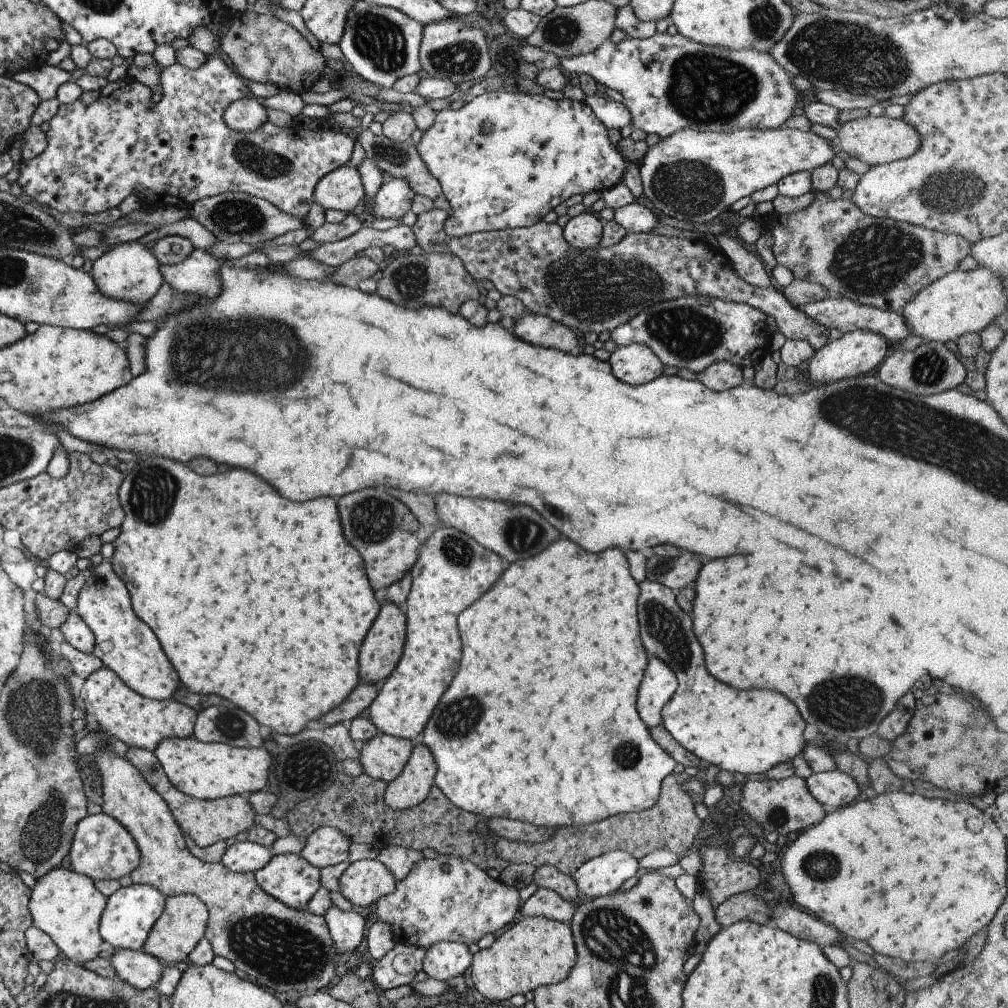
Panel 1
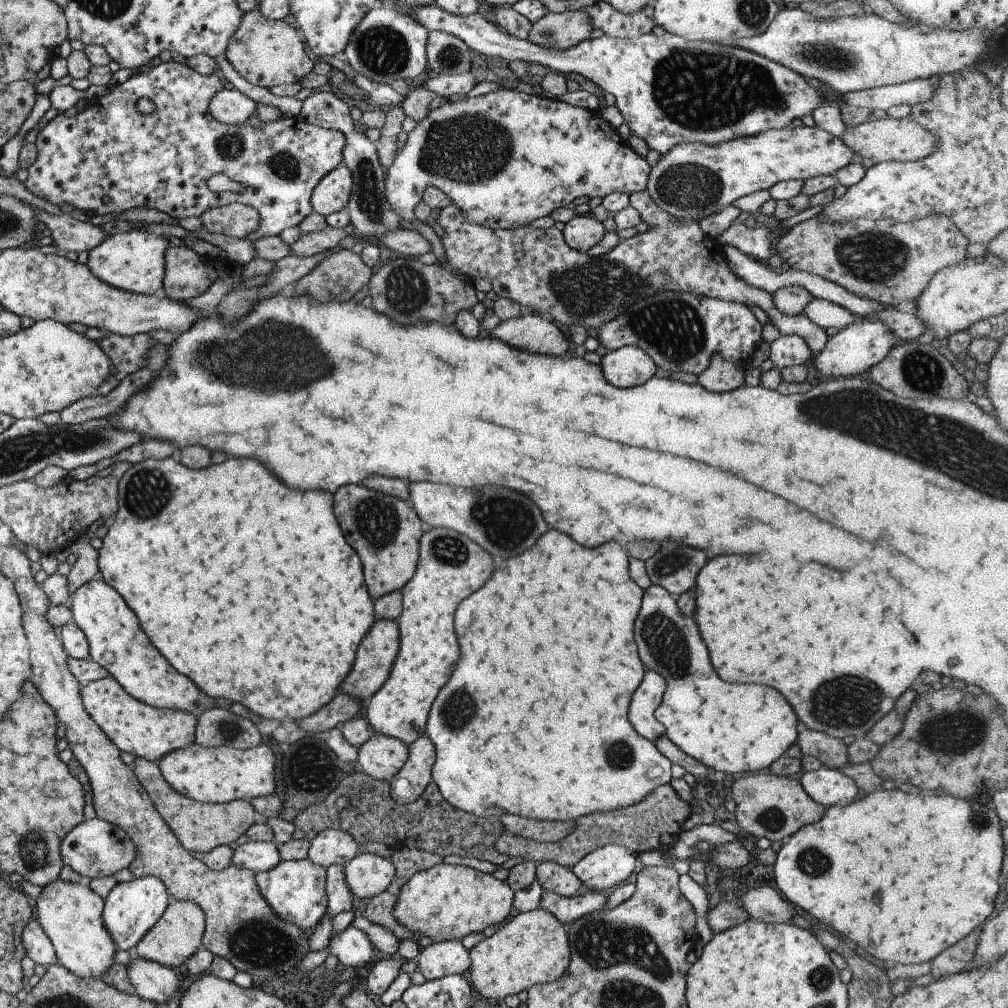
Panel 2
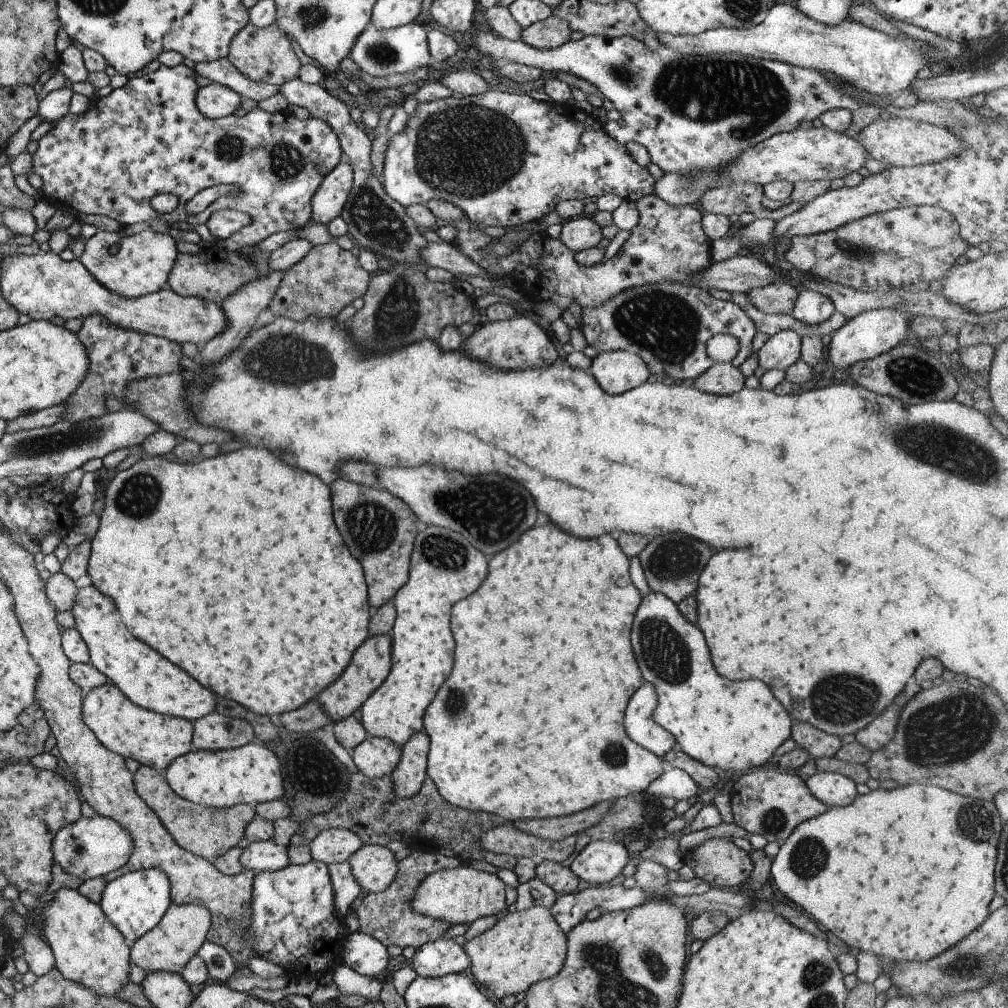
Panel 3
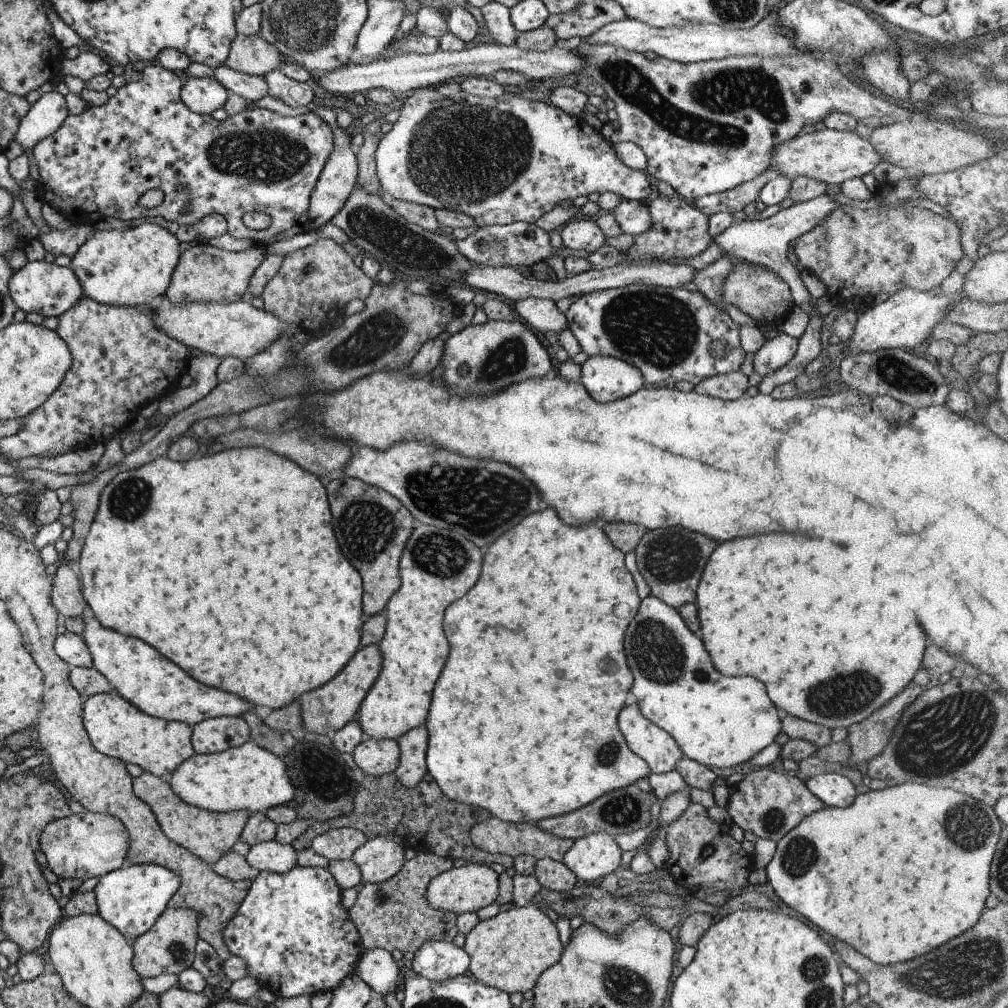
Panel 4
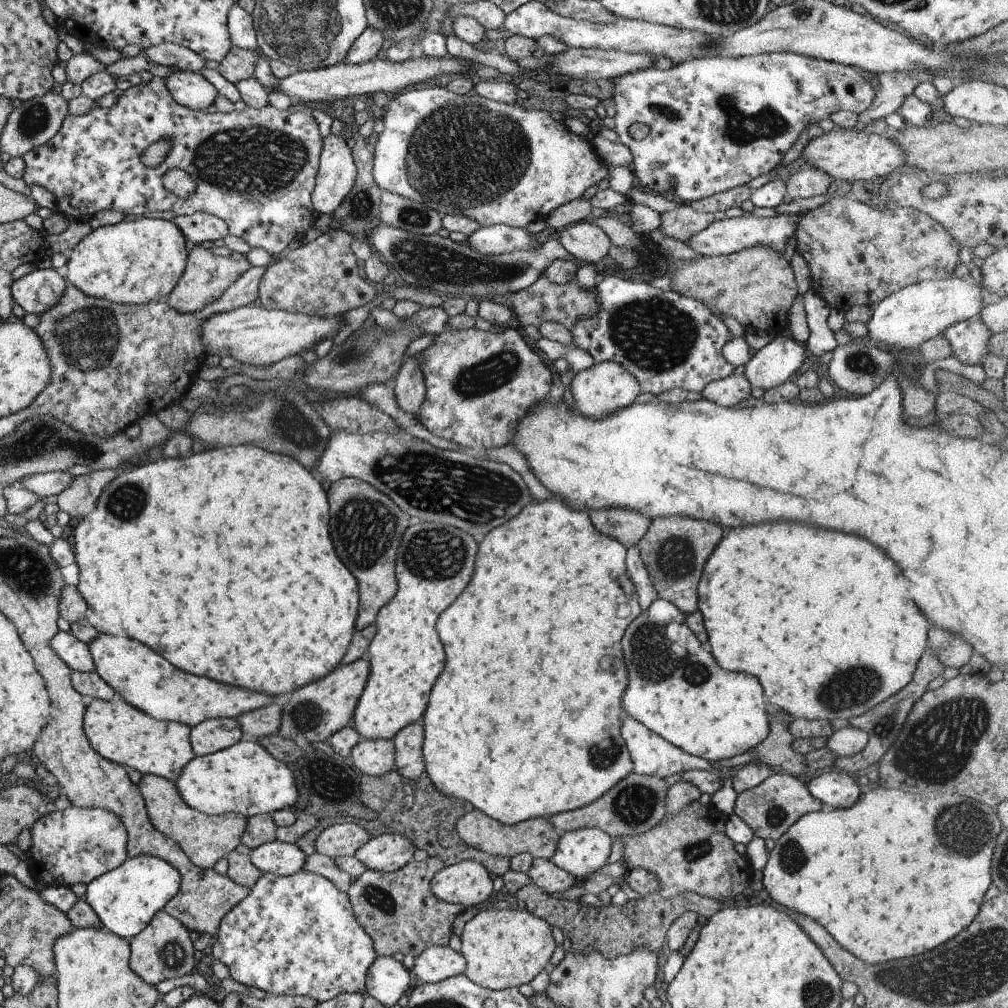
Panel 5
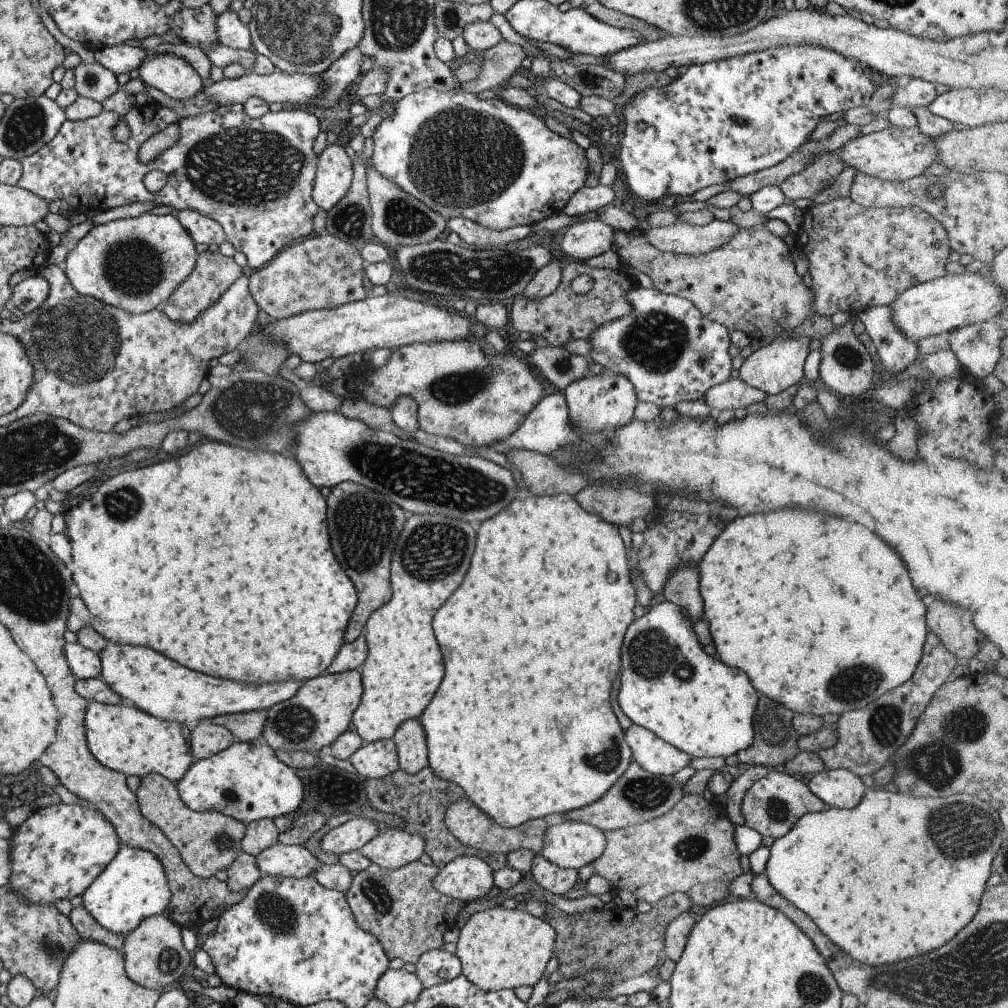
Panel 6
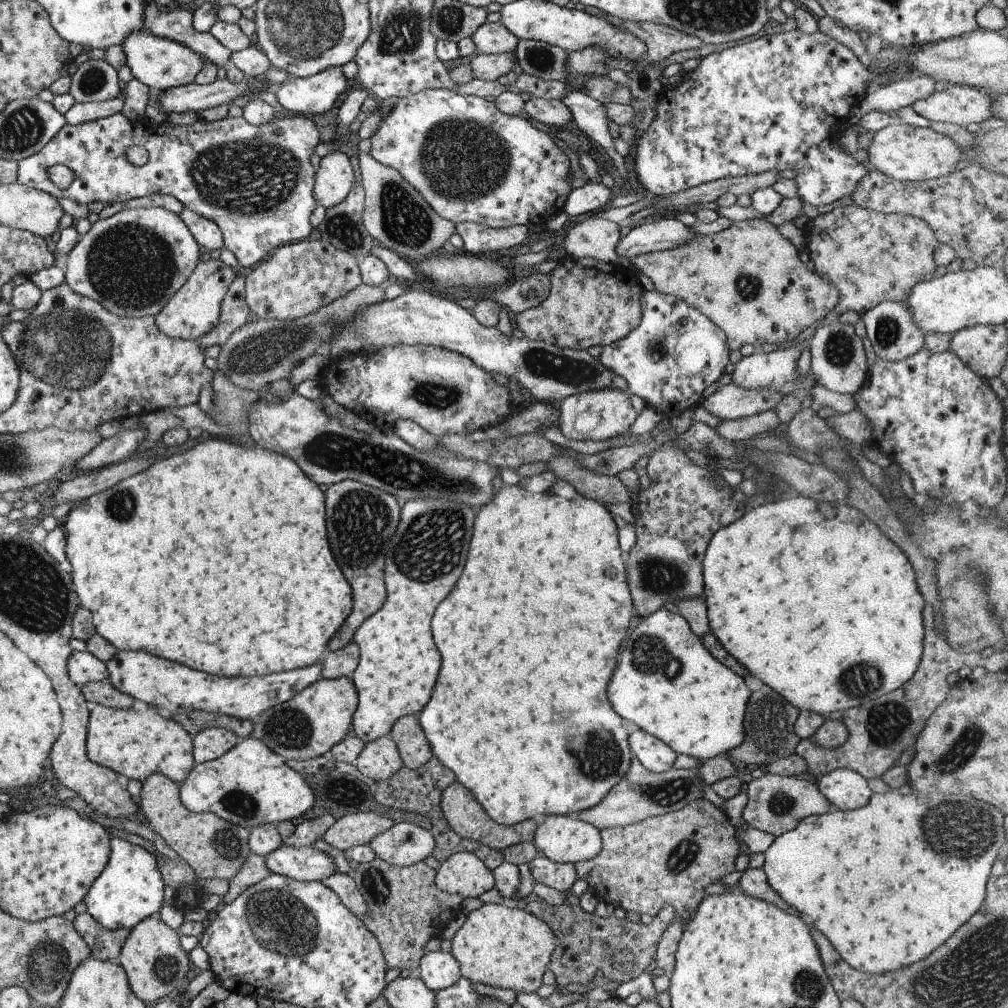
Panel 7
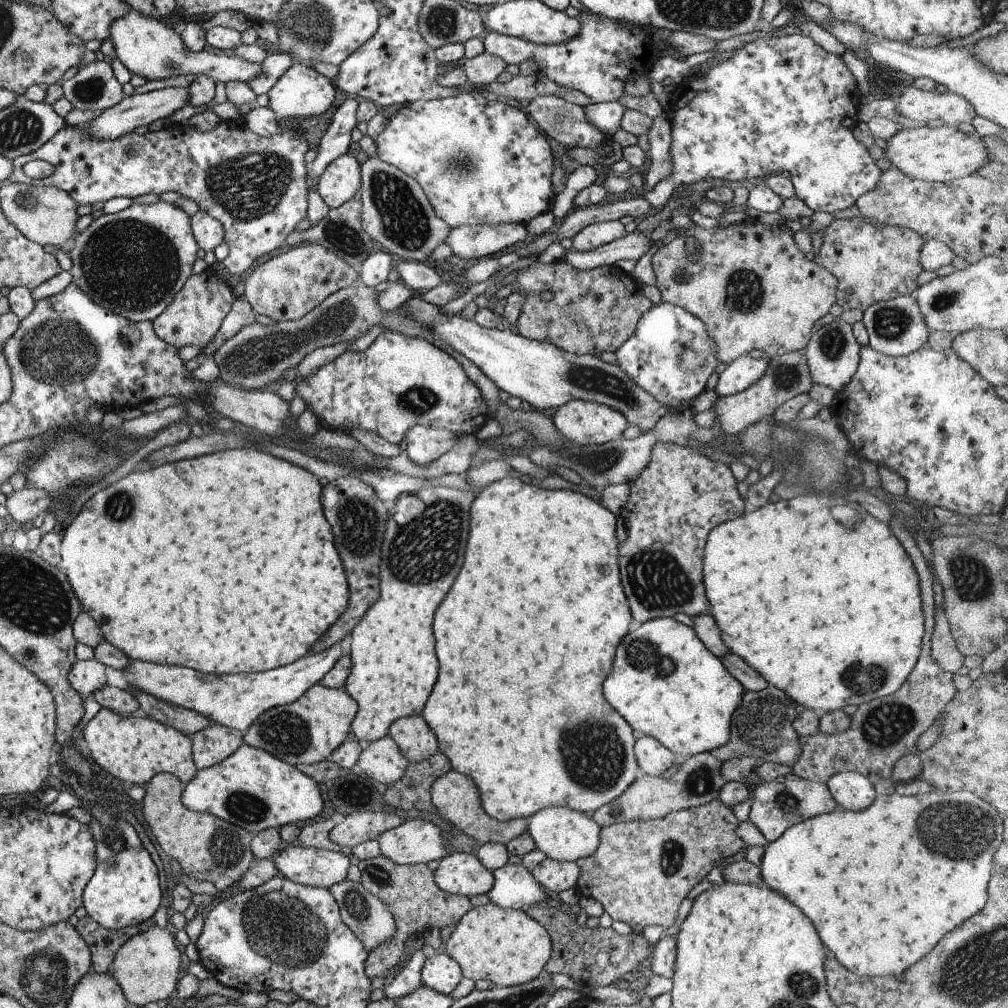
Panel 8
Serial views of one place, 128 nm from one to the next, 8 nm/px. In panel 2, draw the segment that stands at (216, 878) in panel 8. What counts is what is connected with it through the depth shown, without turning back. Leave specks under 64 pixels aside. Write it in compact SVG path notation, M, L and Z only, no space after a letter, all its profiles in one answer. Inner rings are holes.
M135 757L130 766L140 785L153 801L156 811L172 830L181 846L189 852L206 853L219 845L231 844L237 840L249 826L259 820L257 813L246 800L237 799L226 803L202 803L174 791L163 778L158 764L149 759Z

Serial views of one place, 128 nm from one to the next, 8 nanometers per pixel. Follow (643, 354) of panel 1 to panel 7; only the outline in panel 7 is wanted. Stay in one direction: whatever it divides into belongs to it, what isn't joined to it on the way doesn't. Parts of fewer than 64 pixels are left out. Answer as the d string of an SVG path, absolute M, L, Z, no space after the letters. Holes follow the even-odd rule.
M607 387L566 396L558 408L558 428L569 440L607 440L626 432L635 420L635 410L627 394L620 389Z

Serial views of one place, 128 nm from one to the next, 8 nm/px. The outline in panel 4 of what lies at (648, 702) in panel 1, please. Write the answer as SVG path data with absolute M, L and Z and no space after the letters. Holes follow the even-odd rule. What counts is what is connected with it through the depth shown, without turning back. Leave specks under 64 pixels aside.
M636 702L625 706L621 712L619 712L619 718L617 718L617 726L623 734L623 738L631 750L637 757L641 757L648 766L651 773L666 773L674 769L675 763L683 757L680 748L677 743L671 738L670 734L667 734L663 729L660 729L656 724L648 721L638 709Z

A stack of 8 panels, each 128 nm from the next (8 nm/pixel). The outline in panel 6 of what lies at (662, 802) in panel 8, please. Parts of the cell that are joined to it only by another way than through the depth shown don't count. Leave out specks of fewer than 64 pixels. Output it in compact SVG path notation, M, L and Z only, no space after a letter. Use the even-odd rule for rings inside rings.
M631 760L625 769L625 772L623 772L623 774L621 774L621 776L607 789L607 792L603 793L601 798L598 798L595 802L582 806L581 808L563 813L562 818L565 821L577 821L590 824L603 833L613 829L619 830L635 823L647 822L663 816L683 796L680 786L681 784L678 783L678 776L652 775L651 773L644 771L637 763Z

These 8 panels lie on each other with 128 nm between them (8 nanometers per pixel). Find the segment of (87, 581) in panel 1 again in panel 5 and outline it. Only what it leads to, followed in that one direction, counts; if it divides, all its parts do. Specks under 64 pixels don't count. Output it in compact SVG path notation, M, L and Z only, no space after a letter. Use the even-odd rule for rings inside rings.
M97 633L88 644L95 672L128 705L158 721L175 721L194 727L205 719L232 718L271 704L273 696L216 683L177 670L159 654L135 639Z

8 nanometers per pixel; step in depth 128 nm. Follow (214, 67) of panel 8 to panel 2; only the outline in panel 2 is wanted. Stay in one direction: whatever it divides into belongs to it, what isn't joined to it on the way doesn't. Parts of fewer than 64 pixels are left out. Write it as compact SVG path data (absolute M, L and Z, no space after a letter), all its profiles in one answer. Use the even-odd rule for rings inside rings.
M221 89L208 102L208 112L217 122L226 125L243 125L255 112L256 103L237 89Z

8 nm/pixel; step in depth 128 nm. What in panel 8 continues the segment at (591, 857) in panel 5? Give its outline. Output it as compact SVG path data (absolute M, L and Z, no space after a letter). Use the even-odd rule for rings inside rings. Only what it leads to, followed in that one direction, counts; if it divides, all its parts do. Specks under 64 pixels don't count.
M545 807L532 814L527 821L527 832L536 849L554 861L576 861L593 855L599 844L600 826L586 813L565 807Z

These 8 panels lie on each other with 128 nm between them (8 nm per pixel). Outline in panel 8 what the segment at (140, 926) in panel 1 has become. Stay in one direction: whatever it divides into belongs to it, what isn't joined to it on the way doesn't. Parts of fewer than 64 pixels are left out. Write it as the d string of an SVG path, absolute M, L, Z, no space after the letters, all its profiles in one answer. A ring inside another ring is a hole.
M69 784L59 792L53 804L49 804L43 810L63 813L73 806L83 807L78 800L82 798L95 803L94 808L87 809L93 815L93 820L87 825L95 841L96 854L94 873L82 892L82 906L86 914L104 929L136 927L147 919L151 919L159 907L162 895L157 880L157 867L151 861L147 851L143 849L133 827L115 818L115 814L120 811L97 805L97 796L91 796Z

